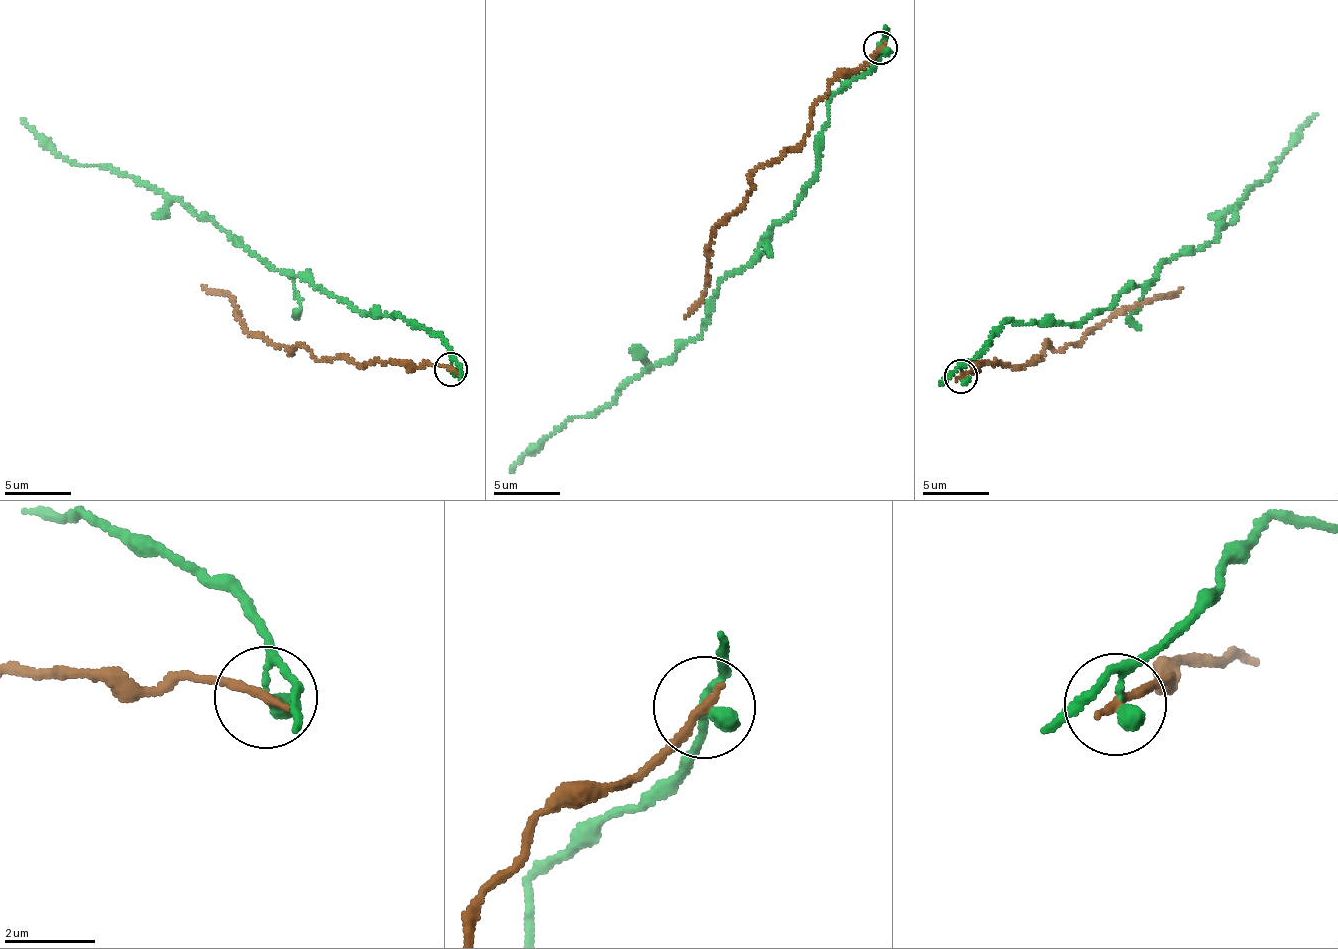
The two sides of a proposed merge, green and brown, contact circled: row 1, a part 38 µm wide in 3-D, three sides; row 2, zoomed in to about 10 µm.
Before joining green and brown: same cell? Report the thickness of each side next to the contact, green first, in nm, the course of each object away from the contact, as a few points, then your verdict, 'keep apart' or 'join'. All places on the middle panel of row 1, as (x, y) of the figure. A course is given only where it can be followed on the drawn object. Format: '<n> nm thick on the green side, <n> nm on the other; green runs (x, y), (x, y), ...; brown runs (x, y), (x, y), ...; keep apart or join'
280 nm thick on the green side, 220 nm on the other; green runs (881, 49), (834, 95), (817, 180), (718, 284), (706, 329), (510, 472); brown runs (881, 49), (838, 76), (813, 107), (807, 134), (759, 167), (747, 201), (714, 230), (706, 292), (685, 318); keep apart

